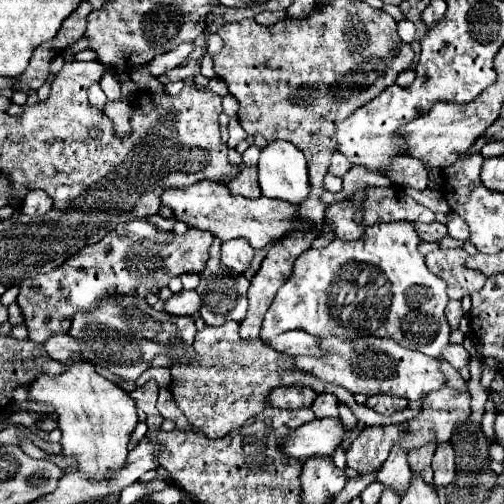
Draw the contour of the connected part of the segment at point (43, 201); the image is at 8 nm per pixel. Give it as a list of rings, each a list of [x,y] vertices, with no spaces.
[[[31,190],[31,194],[27,194],[21,204],[21,210],[29,216],[43,216],[51,208],[53,208],[53,200],[43,190]]]

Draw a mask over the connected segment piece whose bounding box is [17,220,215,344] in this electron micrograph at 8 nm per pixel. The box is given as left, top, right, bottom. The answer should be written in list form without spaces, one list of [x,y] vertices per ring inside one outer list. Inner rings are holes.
[[[131,220],[115,226],[103,240],[89,244],[79,252],[79,258],[73,260],[79,260],[79,266],[65,262],[45,276],[27,278],[19,284],[21,292],[17,296],[17,304],[23,310],[29,338],[43,344],[51,334],[55,334],[55,330],[67,332],[69,324],[61,322],[69,322],[79,310],[93,310],[105,292],[145,298],[149,292],[157,292],[159,288],[167,286],[171,276],[179,276],[183,272],[201,272],[209,258],[213,240],[215,236],[207,230],[189,228],[183,236],[177,236],[175,232],[159,230],[147,220]]]

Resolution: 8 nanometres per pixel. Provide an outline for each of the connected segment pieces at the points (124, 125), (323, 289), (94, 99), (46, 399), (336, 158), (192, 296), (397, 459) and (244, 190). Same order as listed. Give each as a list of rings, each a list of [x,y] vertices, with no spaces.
[[[107,102],[107,106],[105,106],[105,114],[113,120],[115,132],[119,136],[123,136],[123,134],[127,134],[131,130],[131,126],[129,126],[129,112],[127,110],[131,112],[131,106],[127,102],[111,102],[111,106]]]
[[[385,222],[365,228],[365,234],[355,242],[341,242],[335,238],[325,248],[309,248],[295,260],[291,276],[279,288],[273,304],[269,306],[263,318],[261,338],[269,342],[277,334],[295,328],[307,330],[313,336],[383,336],[393,338],[409,350],[419,350],[433,358],[441,356],[441,352],[451,344],[451,326],[445,318],[445,306],[449,304],[449,296],[445,292],[447,286],[439,276],[427,270],[417,244],[419,238],[413,222]]]
[[[99,82],[91,84],[91,86],[89,86],[89,90],[87,90],[87,94],[89,94],[89,100],[91,100],[91,104],[93,104],[93,106],[97,106],[97,108],[103,108],[103,106],[105,106],[107,96],[103,94],[103,90],[101,90]]]
[[[79,356],[67,364],[63,374],[39,374],[39,378],[27,386],[27,392],[33,402],[49,404],[57,414],[57,428],[61,430],[59,444],[63,448],[59,456],[75,460],[73,472],[87,474],[91,482],[99,482],[107,474],[123,470],[129,454],[129,440],[139,422],[137,404],[129,392],[99,376],[95,366]]]
[[[335,152],[331,159],[331,165],[329,166],[329,174],[333,174],[333,176],[343,176],[347,170],[351,168],[351,164],[347,164],[347,160],[343,160],[341,158],[341,154],[339,152]]]
[[[181,290],[163,302],[163,310],[173,316],[191,316],[199,310],[199,294],[195,290]]]
[[[393,446],[389,458],[377,472],[377,482],[381,482],[383,486],[395,486],[395,490],[399,490],[401,496],[403,496],[403,490],[407,490],[407,478],[411,478],[413,474],[407,462],[407,454],[409,454],[407,448]]]
[[[245,166],[237,178],[233,178],[229,184],[231,194],[239,194],[245,198],[259,198],[261,190],[259,190],[259,182],[257,182],[257,166]]]

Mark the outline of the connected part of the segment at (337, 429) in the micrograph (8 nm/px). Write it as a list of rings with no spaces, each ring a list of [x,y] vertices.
[[[323,418],[307,422],[289,432],[289,442],[281,446],[281,452],[289,458],[301,460],[309,456],[333,454],[343,440],[343,426],[339,418]]]

